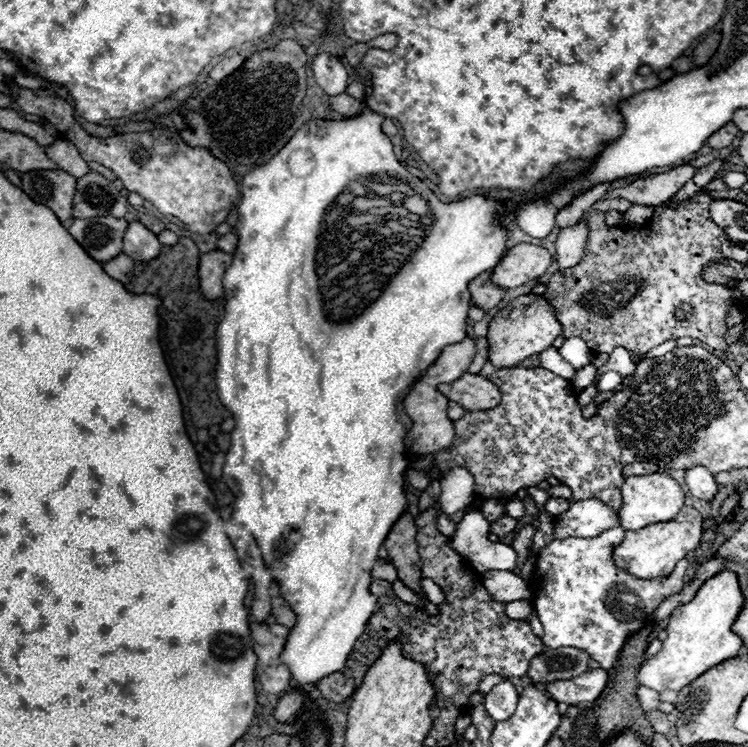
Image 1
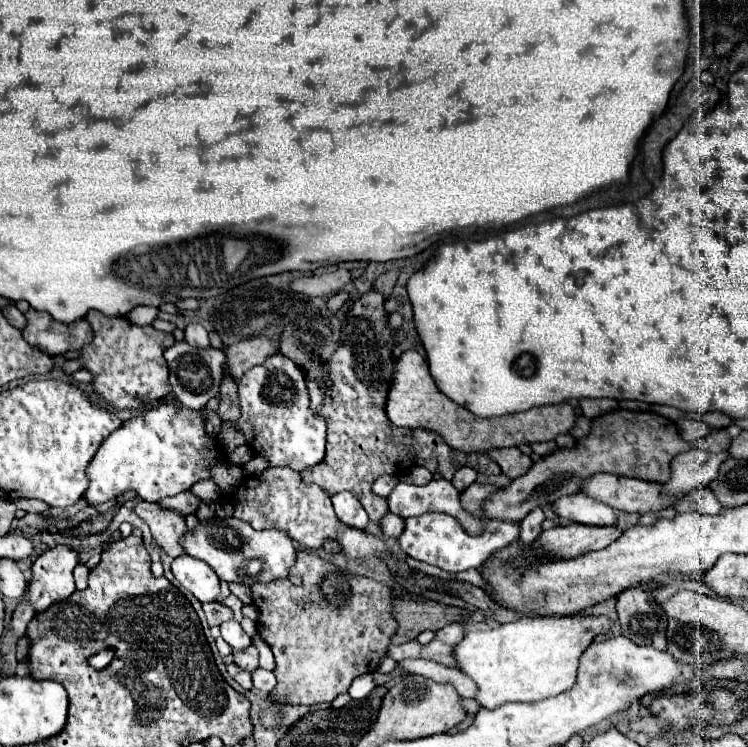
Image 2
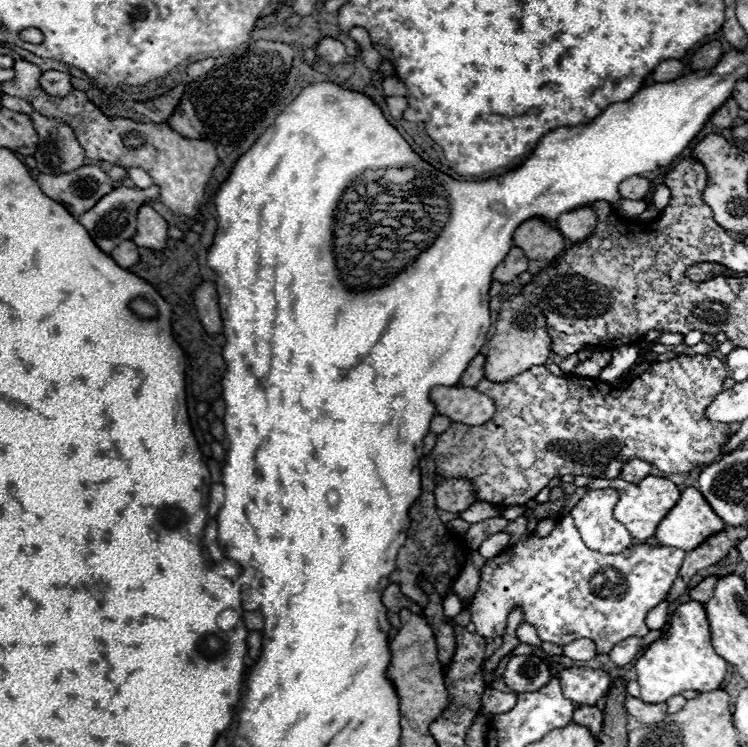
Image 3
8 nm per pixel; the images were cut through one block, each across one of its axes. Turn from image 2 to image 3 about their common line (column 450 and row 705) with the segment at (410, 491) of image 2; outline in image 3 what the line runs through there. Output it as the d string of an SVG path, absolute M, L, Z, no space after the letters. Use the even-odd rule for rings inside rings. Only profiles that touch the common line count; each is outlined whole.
M486 688L484 694L482 694L482 706L484 706L484 714L486 714L488 720L496 714L512 710L516 706L516 702L518 702L518 694L514 694L514 692L506 694L506 692L500 692L500 690Z

